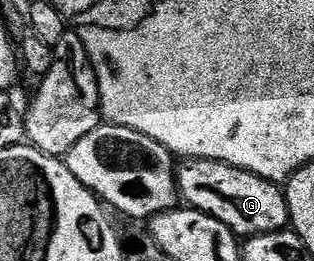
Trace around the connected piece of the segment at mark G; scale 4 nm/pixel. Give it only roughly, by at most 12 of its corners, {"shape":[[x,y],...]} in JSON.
{"shape":[[211,159],[177,168],[185,206],[239,237],[290,227],[286,192]]}

